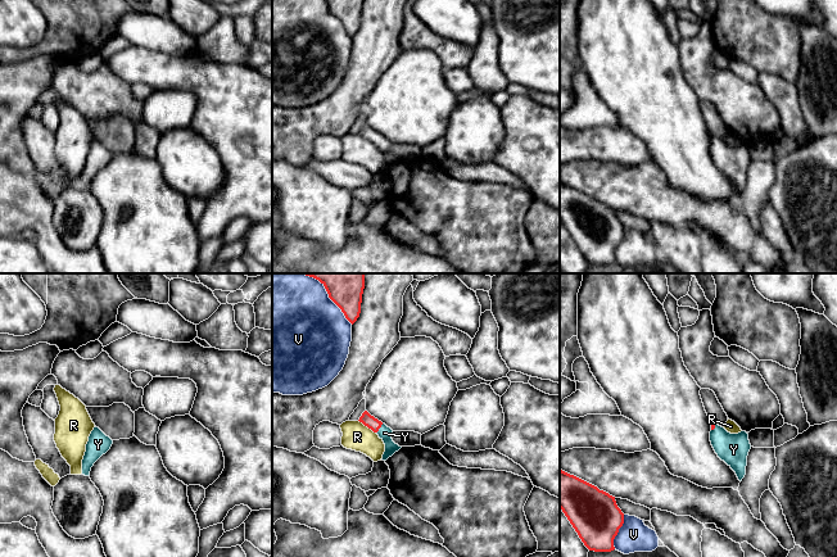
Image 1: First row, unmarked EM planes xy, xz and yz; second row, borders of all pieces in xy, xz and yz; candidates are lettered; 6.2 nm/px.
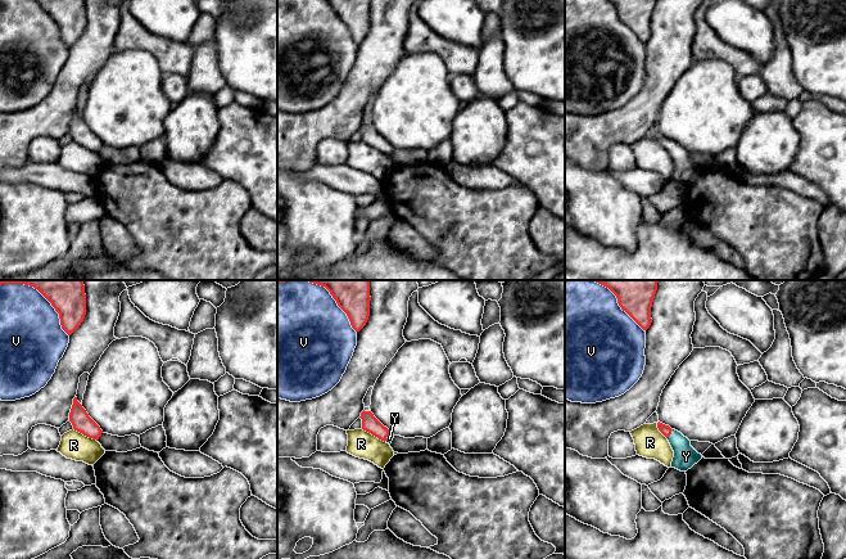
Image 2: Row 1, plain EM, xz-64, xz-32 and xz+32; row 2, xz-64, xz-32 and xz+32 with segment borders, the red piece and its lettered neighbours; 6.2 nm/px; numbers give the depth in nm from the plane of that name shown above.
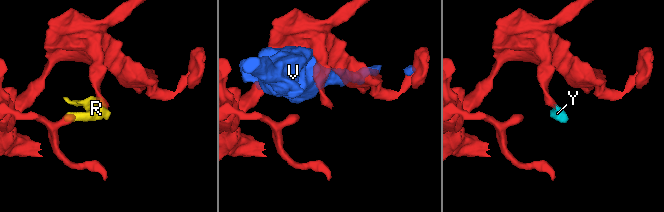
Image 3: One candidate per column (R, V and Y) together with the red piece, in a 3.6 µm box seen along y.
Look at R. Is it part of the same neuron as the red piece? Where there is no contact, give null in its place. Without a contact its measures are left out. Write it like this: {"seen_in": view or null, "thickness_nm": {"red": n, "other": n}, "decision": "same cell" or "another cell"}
{"seen_in": "xz", "thickness_nm": {"red": 80, "other": 170}, "decision": "another cell"}

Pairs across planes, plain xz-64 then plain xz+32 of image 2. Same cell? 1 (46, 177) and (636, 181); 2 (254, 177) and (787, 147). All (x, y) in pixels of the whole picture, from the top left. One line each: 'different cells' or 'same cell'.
1: same cell
2: different cells

